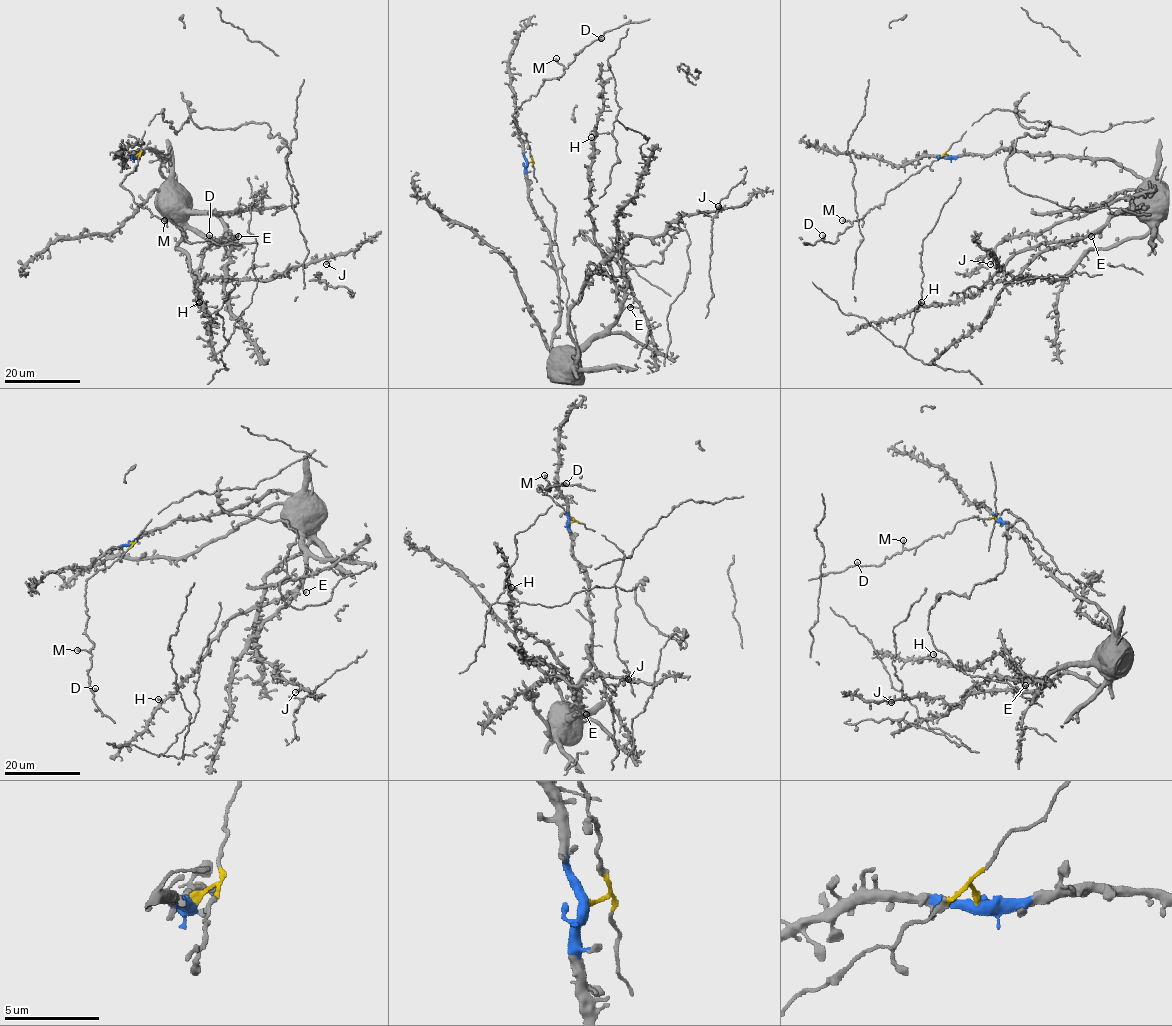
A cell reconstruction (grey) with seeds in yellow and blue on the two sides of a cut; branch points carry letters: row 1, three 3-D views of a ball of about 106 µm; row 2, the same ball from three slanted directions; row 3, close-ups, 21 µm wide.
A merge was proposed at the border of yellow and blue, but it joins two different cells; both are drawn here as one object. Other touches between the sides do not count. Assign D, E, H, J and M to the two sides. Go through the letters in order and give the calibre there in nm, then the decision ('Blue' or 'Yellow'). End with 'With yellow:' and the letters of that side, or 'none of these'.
D: Thickness 400 nm. Yellow
E: Thickness 300 nm. Blue
H: Thickness 280 nm. Blue
J: Thickness 340 nm. Blue
M: Thickness 360 nm. Yellow
With yellow: D, M

